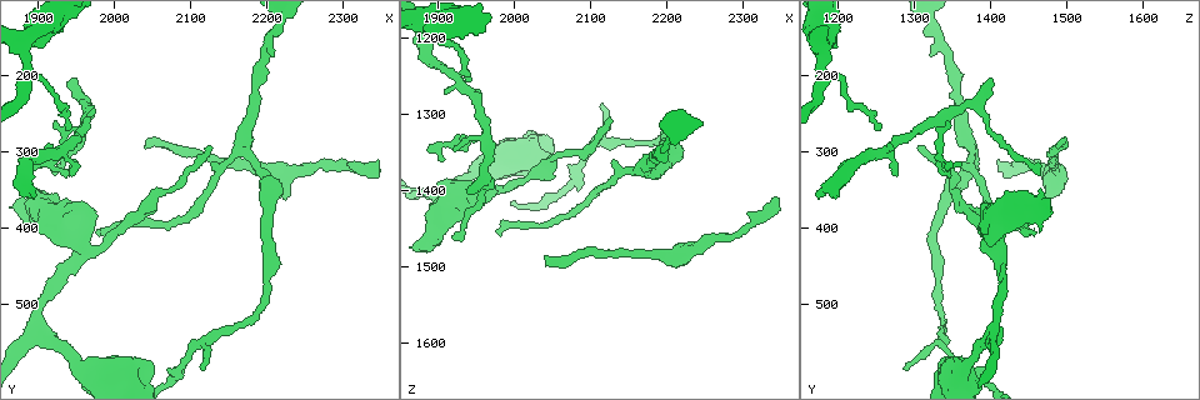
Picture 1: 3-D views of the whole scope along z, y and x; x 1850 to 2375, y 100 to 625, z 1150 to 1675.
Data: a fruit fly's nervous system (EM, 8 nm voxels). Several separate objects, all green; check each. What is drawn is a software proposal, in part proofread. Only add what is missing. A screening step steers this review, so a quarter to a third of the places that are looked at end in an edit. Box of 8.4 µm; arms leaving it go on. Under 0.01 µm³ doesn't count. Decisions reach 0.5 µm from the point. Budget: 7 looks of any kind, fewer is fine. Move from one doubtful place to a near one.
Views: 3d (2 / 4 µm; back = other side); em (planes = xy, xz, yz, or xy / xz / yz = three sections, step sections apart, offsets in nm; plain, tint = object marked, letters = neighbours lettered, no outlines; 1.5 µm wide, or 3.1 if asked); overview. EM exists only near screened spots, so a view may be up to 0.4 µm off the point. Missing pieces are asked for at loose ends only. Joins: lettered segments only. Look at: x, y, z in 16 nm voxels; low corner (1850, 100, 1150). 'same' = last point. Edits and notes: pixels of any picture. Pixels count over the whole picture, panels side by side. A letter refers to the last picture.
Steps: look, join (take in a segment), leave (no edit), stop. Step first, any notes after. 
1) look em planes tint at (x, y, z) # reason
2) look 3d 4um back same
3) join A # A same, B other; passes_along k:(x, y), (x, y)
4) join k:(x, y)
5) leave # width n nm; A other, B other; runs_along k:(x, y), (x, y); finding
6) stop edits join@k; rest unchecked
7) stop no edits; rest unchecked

look 3d 4um back at (1940, 205, 1405)

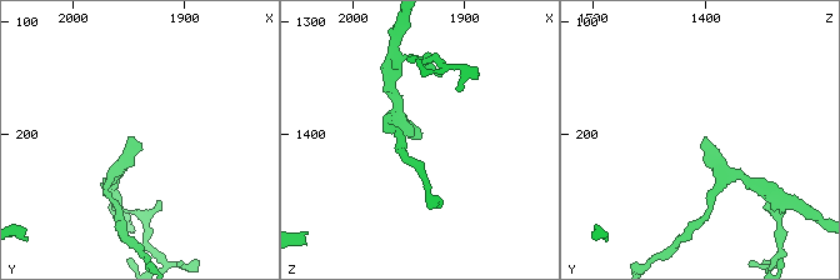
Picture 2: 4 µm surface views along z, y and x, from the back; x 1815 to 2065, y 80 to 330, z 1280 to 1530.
look em planes letters at (1938, 208, 1404) # shape alone is not enough

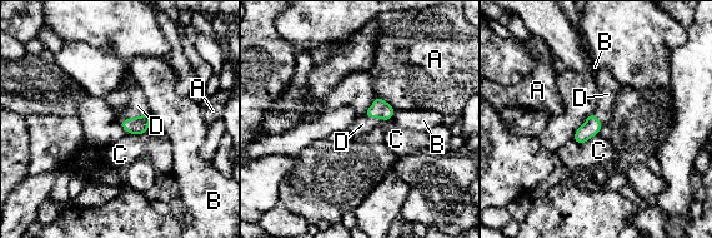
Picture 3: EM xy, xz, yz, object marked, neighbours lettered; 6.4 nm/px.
join D # width 110 nm; A other, B other, C other, D same; passes_along 3:(133, 125), (134, 118), (138, 105); it goes on there

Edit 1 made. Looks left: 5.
look overview # see it whole again

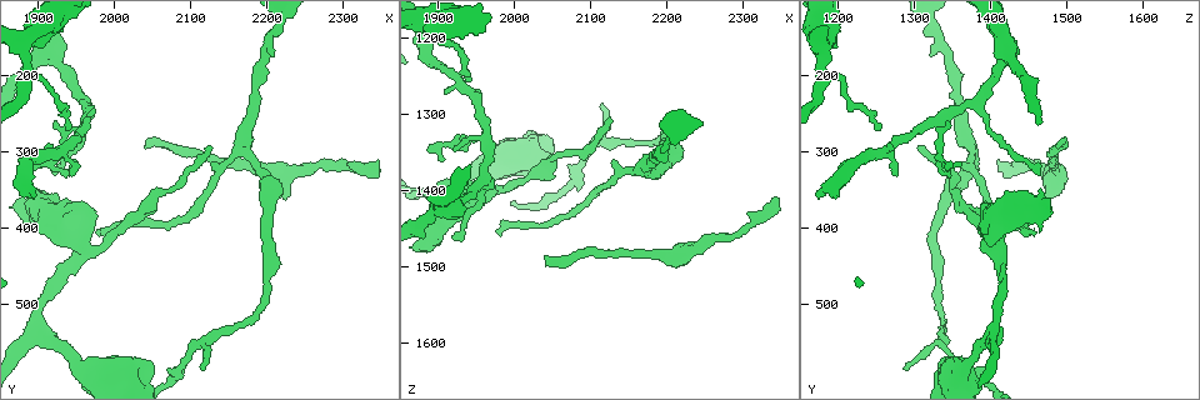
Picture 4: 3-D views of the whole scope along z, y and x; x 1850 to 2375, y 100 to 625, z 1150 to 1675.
look em planes letters at (1945, 335, 1275) # tapers out

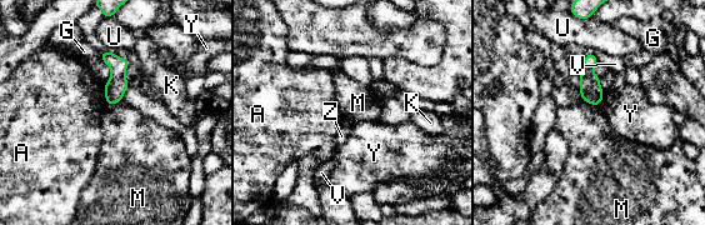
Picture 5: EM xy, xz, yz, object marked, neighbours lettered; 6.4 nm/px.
leave # A other, G other, K other, M other, U other, V other, Y other, Z other; no lettered segment goes on from it

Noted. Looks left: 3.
look 3d 2um at (2120, 585, 1290) # branch stops here

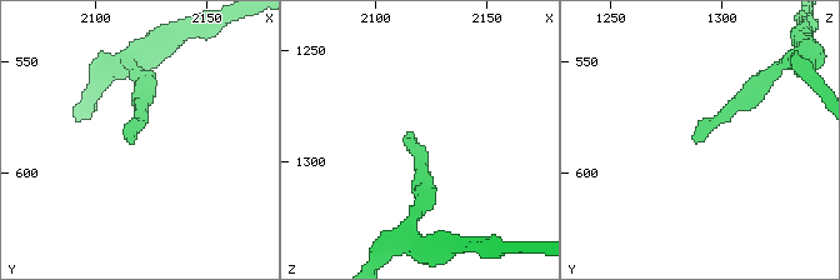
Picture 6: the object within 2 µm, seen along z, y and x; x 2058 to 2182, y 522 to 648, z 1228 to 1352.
look em planes tint at (2119, 585, 1290)

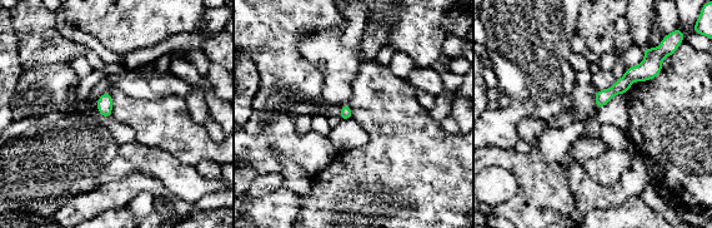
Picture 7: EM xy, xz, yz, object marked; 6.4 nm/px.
look em planes letters same # see the neighbours

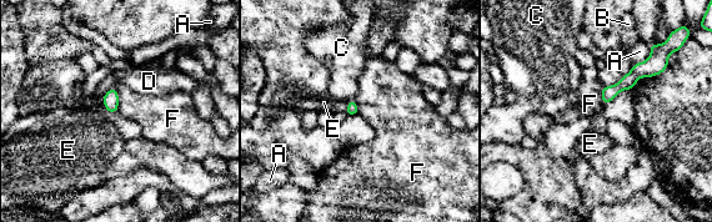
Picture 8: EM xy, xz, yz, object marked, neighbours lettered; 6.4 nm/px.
leave # A other, B other, C other, D other, E other, F other; none of them fits

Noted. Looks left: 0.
stop edits join@3; rest unchecked

